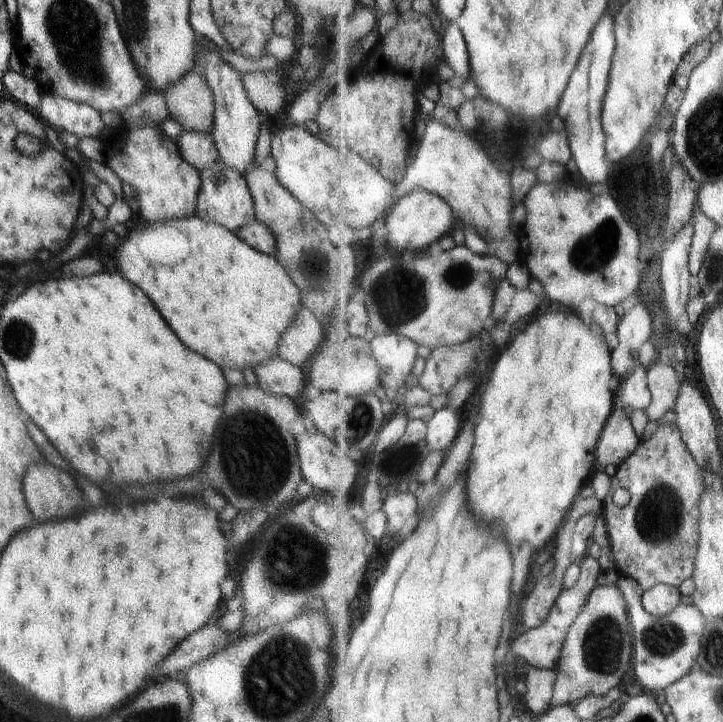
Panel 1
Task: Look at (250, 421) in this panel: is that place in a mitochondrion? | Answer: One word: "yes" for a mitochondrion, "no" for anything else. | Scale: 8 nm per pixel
yes

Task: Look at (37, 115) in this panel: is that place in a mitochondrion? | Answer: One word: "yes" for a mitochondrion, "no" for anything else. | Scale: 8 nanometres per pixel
no

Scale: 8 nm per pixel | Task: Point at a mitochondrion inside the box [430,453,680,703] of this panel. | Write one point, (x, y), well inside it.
(606, 650)

